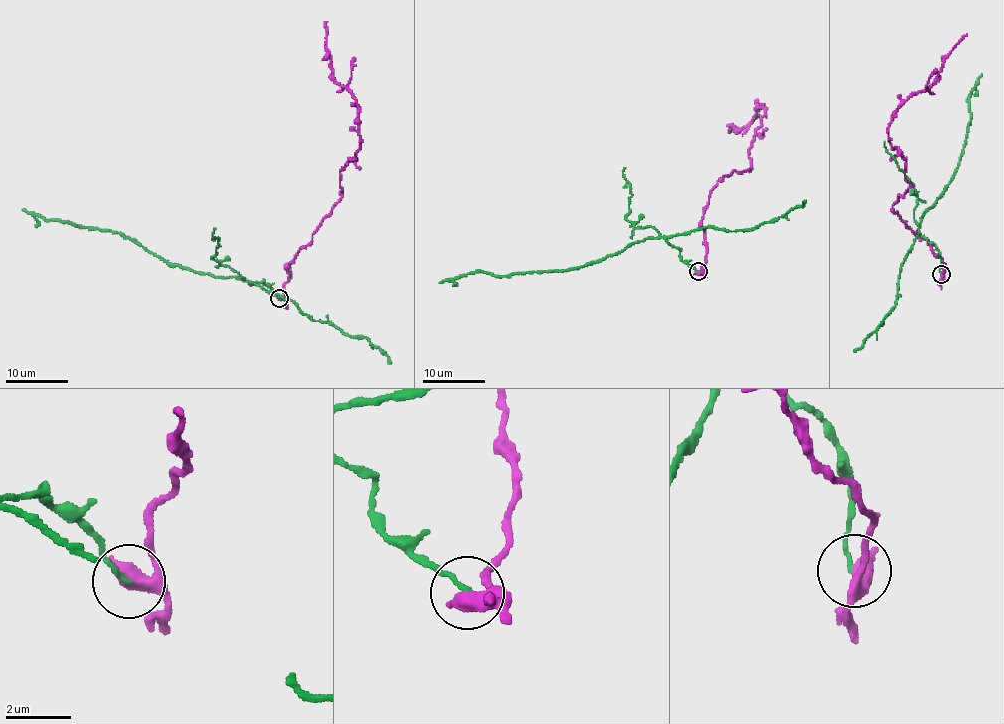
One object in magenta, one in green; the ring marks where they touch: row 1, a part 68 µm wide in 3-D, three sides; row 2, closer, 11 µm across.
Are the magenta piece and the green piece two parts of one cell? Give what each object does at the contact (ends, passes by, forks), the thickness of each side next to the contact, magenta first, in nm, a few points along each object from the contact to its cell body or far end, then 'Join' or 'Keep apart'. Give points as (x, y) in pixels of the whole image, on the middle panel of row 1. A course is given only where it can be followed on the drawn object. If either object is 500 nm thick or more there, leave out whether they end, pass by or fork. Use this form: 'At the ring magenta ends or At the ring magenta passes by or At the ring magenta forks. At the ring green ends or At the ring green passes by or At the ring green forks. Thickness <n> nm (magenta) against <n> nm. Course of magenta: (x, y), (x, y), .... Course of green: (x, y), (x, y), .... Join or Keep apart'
At the ring magenta passes by. At the ring green ends. Thickness 440 nm (magenta) against 120 nm. Course of magenta: (698, 271), (711, 192), (733, 170), (751, 169), (747, 149), (763, 104), (753, 120), (728, 132). Course of green: (698, 271), (685, 263), (680, 249), (664, 238), (651, 237), (560, 271), (493, 276), (469, 272), (439, 282). Keep apart

